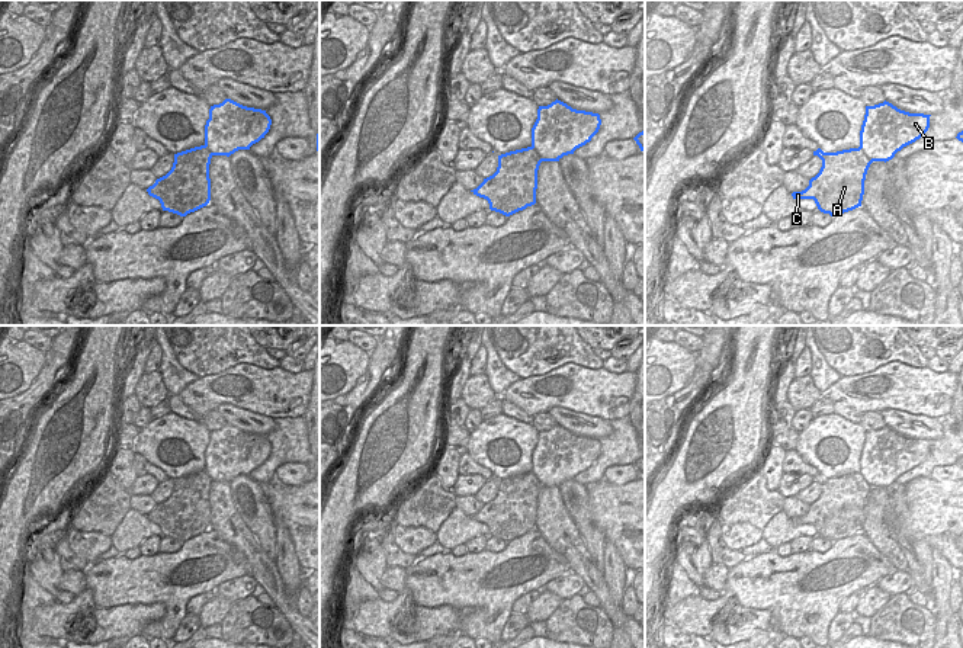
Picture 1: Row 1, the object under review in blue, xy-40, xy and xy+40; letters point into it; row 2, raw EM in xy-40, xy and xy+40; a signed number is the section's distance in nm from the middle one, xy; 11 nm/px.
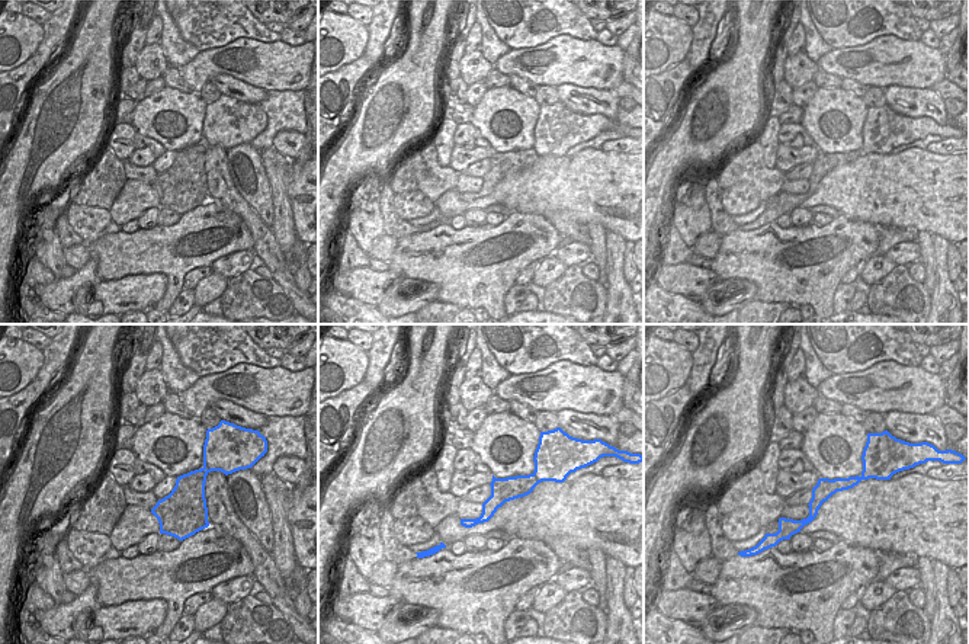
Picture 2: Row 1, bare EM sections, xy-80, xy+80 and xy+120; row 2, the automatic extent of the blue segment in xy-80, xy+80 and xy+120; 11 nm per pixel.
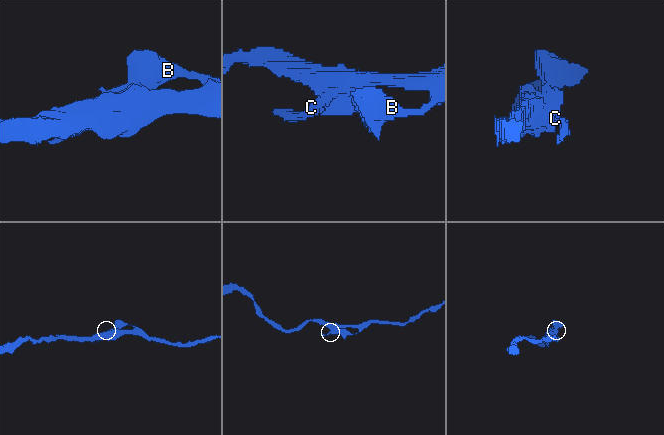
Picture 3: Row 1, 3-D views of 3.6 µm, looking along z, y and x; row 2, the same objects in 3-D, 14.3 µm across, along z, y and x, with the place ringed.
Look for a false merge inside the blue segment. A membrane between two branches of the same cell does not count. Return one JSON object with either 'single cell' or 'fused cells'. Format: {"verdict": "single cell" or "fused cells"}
{"verdict": "fused cells"}

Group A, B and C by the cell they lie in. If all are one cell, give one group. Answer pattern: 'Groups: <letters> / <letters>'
Groups: A C / B.

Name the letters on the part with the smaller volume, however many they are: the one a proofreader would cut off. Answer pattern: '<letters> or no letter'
B

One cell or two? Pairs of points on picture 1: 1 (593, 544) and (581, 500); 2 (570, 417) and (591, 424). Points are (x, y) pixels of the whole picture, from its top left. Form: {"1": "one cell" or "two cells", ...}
{"1": "one cell", "2": "one cell"}

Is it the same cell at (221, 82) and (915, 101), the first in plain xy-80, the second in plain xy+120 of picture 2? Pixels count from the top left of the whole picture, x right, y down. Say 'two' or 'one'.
one

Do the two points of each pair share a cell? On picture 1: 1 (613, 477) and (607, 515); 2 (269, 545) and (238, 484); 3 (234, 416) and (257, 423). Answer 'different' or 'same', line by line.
1: different
2: same
3: same

